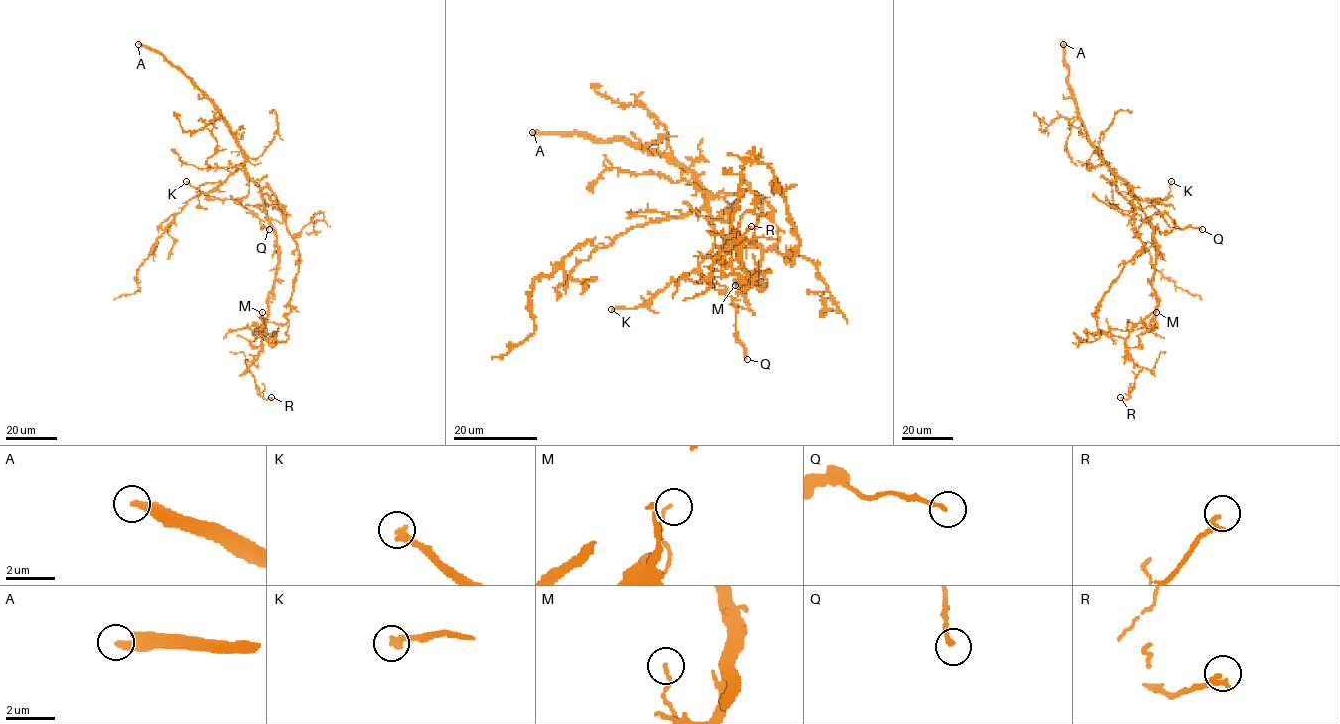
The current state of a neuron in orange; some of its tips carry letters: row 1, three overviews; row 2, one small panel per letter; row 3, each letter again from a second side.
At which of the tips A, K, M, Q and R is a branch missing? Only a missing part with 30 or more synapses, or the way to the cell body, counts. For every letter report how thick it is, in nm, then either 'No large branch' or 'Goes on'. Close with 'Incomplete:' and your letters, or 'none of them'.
A: Thickness 320 nm. Goes on
K: Thickness 320 nm. Goes on
M: Thickness 110 nm. No large branch
Q: Thickness 190 nm. No large branch
R: Thickness 240 nm. No large branch
Incomplete: A, K

